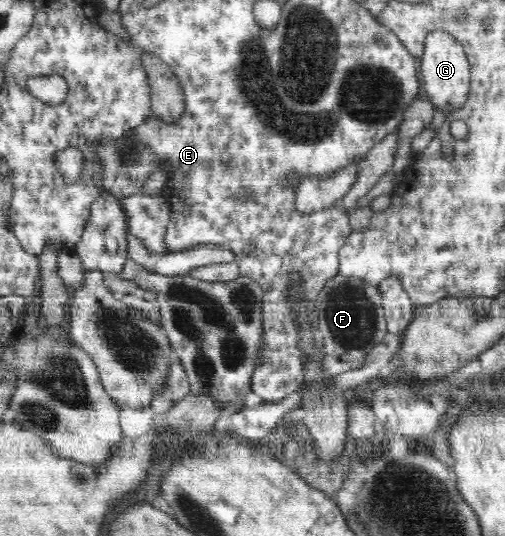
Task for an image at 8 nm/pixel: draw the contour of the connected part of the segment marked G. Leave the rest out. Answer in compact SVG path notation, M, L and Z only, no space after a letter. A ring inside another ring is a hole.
M436 29L426 36L419 65L423 84L425 84L425 94L429 96L429 102L435 105L435 108L450 113L467 100L470 91L471 67L463 46L449 33Z

